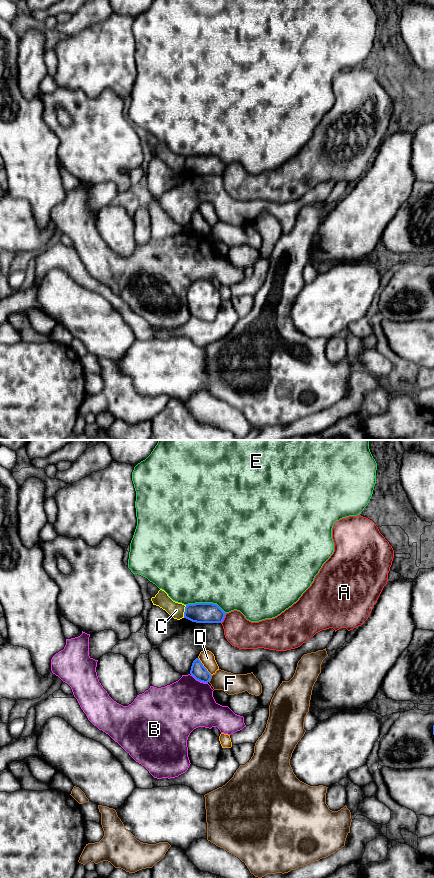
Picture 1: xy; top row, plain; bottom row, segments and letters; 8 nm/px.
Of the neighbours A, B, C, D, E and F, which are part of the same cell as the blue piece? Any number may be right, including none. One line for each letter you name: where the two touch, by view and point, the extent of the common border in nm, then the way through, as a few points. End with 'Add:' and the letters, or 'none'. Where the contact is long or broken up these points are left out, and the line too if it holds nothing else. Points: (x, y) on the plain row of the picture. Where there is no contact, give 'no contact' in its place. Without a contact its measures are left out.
Add: none

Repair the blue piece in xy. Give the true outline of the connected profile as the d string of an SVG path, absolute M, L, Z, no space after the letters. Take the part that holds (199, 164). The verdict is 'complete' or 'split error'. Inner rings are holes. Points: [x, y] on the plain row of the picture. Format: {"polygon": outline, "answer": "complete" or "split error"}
{"polygon": "M213 155L188 156L184 170L196 175L222 175L226 165Z", "answer": "complete"}

